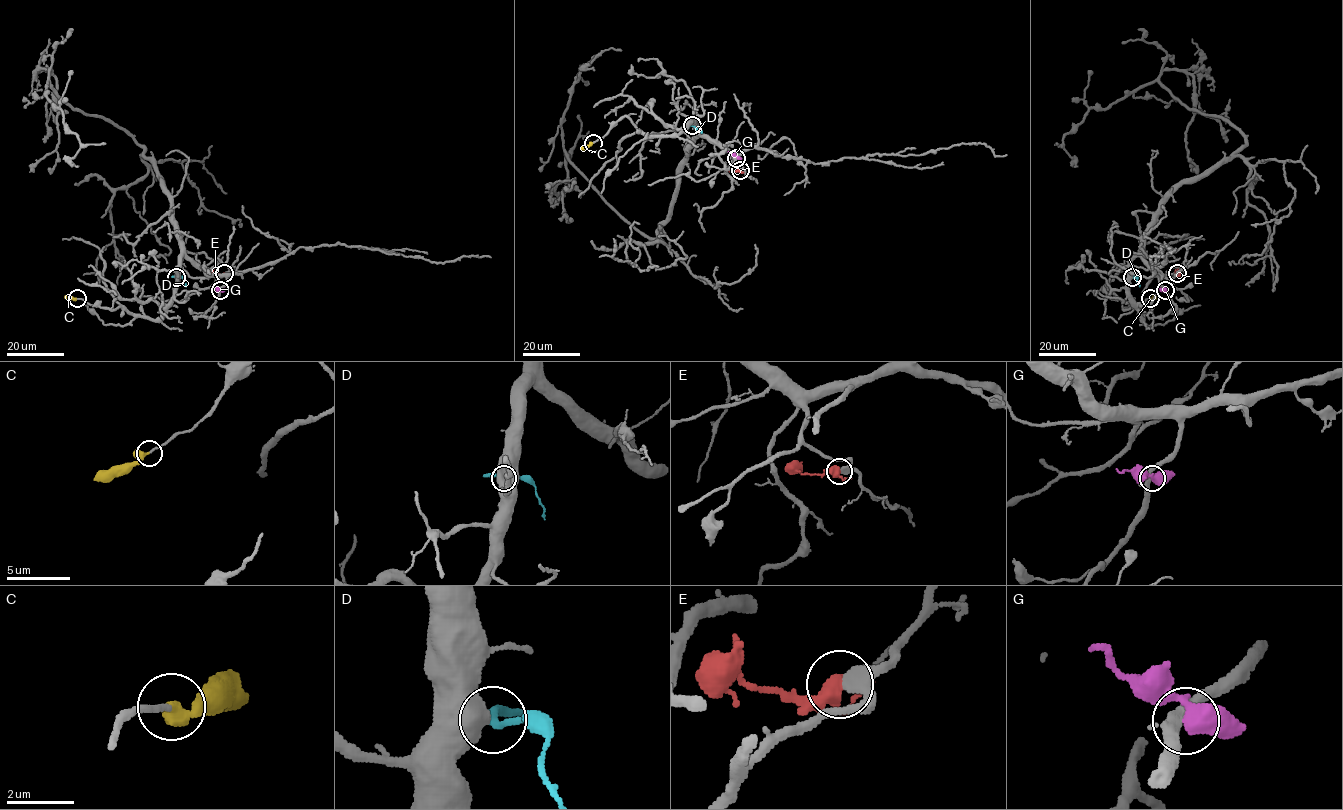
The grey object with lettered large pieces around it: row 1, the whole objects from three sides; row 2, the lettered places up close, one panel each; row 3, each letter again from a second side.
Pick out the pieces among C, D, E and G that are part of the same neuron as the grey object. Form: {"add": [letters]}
{"add": ["C"]}

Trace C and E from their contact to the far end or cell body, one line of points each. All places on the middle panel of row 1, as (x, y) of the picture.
C: (593, 143), (581, 149)
E: (740, 170), (728, 169)

